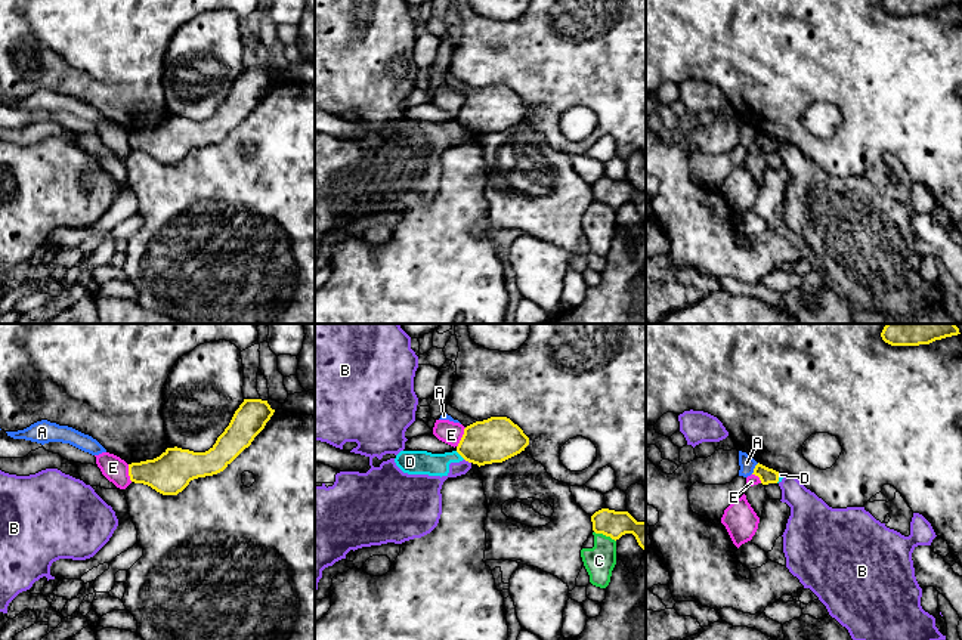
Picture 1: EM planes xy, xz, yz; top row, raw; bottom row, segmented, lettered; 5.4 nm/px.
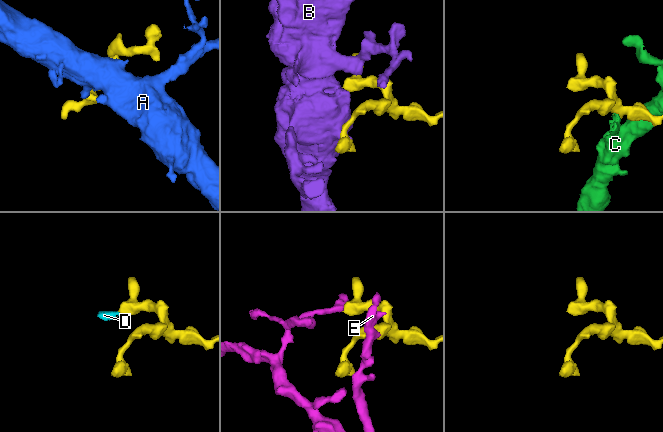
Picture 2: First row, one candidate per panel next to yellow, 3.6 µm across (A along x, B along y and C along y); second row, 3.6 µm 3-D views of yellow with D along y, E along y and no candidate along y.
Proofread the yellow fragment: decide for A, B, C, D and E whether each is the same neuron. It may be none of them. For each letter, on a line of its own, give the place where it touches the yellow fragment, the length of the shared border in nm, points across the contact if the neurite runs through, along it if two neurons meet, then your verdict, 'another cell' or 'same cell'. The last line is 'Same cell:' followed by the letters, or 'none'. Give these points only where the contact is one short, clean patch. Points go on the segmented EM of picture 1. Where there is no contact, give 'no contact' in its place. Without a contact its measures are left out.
A: contact yz (754, 469); length 80 nm; border yz (758, 463), (751, 473); another cell
B: contact xz (467, 460); length 50 nm; border xz (464, 458), (470, 463); another cell
C: contact xz (605, 534); length 130 nm; another cell
D: contact xz (460, 454); length 70 nm; border xz (455, 451), (464, 458); another cell
E: contact xz (461, 438); length 120 nm; border xz (466, 427), (457, 447); another cell
Same cell: none

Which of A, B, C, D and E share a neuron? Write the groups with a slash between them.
A / B D / C / E

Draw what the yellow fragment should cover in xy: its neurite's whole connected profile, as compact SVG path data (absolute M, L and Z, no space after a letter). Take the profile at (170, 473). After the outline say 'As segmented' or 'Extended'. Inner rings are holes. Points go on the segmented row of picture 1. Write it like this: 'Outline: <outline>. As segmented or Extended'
Outline: M244 399L208 451L167 448L154 460L129 464L130 480L148 485L163 495L177 495L191 480L223 472L251 445L273 412L267 401Z. As segmented

